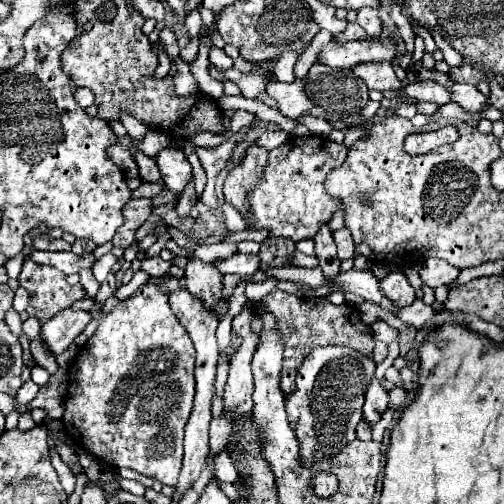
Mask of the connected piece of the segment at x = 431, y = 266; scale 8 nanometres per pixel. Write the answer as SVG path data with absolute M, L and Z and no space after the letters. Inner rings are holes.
M424 259L424 263L420 265L420 277L432 289L454 281L458 273L460 269L452 267L450 263L444 263L444 259Z

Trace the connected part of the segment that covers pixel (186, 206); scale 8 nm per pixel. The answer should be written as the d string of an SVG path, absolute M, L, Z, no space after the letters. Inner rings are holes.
M188 181L188 187L184 187L184 191L180 193L180 199L178 199L178 215L180 217L188 217L190 209L196 205L198 201L198 195L196 195L196 189L194 189L194 181Z

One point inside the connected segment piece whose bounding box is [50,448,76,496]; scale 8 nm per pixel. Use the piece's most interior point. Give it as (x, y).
(68, 481)

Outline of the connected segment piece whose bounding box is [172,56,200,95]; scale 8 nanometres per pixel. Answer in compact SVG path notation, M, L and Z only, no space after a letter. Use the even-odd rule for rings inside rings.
M175 56L172 61L176 64L177 73L174 77L176 83L176 95L188 95L188 93L198 93L198 83L192 77L188 65L184 61L180 61L180 56Z

